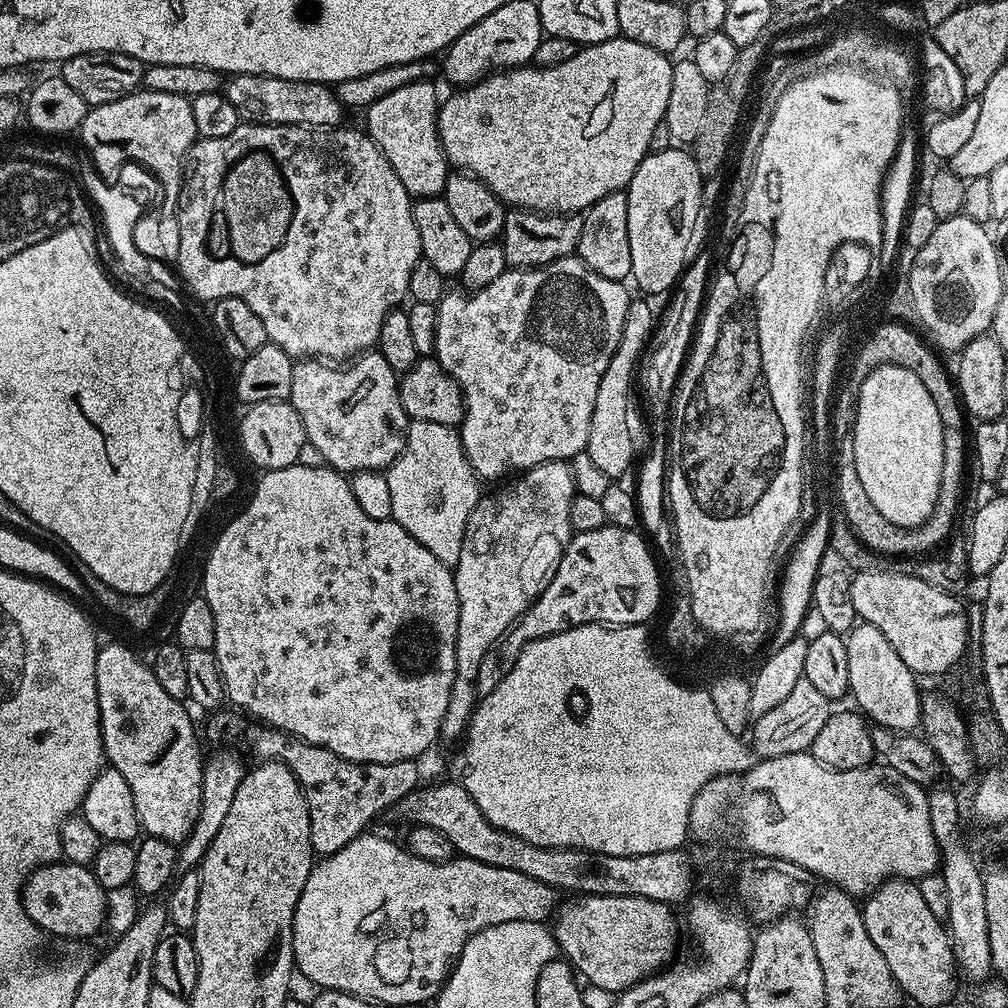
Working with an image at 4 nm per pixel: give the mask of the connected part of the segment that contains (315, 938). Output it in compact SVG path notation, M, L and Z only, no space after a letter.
M365 834L354 838L352 844L344 847L343 852L335 852L327 858L321 859L318 866L313 867L312 875L306 878L306 886L303 894L298 898L296 907L296 923L294 925L294 968L297 973L304 972L308 980L313 980L320 990L335 990L344 992L348 996L361 996L364 1000L371 1000L373 1005L380 1004L424 1004L439 996L440 989L448 981L448 974L456 965L456 957L462 954L466 942L474 938L482 930L486 930L490 924L501 924L502 922L534 922L544 924L546 918L551 917L554 912L552 908L552 896L554 889L538 882L529 876L522 876L516 870L506 870L505 868L488 868L486 862L477 860L465 860L463 858L453 858L443 860L442 863L435 864L429 860L418 860L411 852L399 850L394 844L384 844L380 836Z

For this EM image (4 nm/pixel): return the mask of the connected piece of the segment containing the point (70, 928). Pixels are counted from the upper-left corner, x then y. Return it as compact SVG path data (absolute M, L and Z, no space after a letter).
M45 866L37 868L22 889L24 912L40 925L41 933L84 940L106 924L106 890L96 882L88 866Z

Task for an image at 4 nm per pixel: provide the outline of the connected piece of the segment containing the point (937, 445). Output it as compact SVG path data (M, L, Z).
M882 365L873 370L858 388L855 419L851 425L852 460L858 470L858 482L870 498L874 510L899 528L917 528L924 524L936 508L936 499L942 495L940 479L944 465L946 429L938 416L937 407L929 391L911 369L896 365Z

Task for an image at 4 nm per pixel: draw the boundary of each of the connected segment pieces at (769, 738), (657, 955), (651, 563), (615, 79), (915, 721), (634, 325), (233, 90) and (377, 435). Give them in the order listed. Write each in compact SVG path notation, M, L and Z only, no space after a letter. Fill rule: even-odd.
M802 679L783 702L778 702L774 710L766 710L766 714L755 717L750 728L751 747L757 757L765 761L779 756L798 756L811 749L814 738L826 726L830 715L830 701L816 689L810 681Z
M580 896L569 900L554 916L556 946L559 955L594 987L619 994L673 963L680 928L669 905L629 896Z
M605 526L598 530L575 533L571 542L564 547L562 562L558 562L558 570L554 574L550 586L546 586L543 594L524 611L524 615L511 629L510 636L516 640L508 638L503 641L504 653L501 656L498 654L499 651L493 650L486 654L486 658L482 658L476 679L477 693L481 697L490 694L490 690L494 690L494 686L498 686L498 682L502 682L502 678L506 678L506 674L510 674L510 670L525 644L577 628L583 624L627 626L648 622L660 604L660 572L656 569L655 558L652 557L653 549L650 544L650 549L648 549L647 543L649 544L649 541L639 531L631 528Z
M617 38L601 44L581 47L574 54L574 58L570 58L570 62L562 62L558 66L509 68L506 72L487 76L478 84L461 87L453 91L456 93L449 100L447 97L441 103L438 114L438 134L449 165L453 169L468 173L469 176L477 176L498 199L503 200L505 205L513 209L545 214L583 213L591 208L594 202L598 202L598 198L606 198L606 194L611 192L625 191L630 178L634 178L634 170L638 170L638 166L648 155L655 128L664 122L666 106L670 102L672 65L673 61L665 53L654 50L650 46L642 46L642 42Z
M860 622L847 633L844 645L850 670L848 690L851 699L856 699L855 707L873 725L889 728L891 732L912 732L919 729L922 688L916 685L916 673L908 669L902 658L898 658L898 650L894 650L894 646L886 642L886 634L882 634L878 626Z
M633 299L626 310L626 322L622 326L622 338L618 342L618 350L614 350L614 358L610 358L610 366L606 366L606 374L602 374L602 382L598 382L598 398L594 398L594 414L590 422L587 452L594 458L594 466L602 470L609 478L620 476L628 467L638 460L636 451L644 440L644 420L636 409L638 400L638 365L648 347L654 329L658 324L658 316L644 300Z
M236 74L232 80L223 85L222 93L234 106L241 121L253 124L299 124L301 128L335 128L345 123L346 109L337 98L335 91L329 85L314 82L298 82L286 78L273 76L259 76L258 74Z
M369 350L355 357L347 366L329 366L327 363L321 362L316 358L301 359L299 362L294 363L294 379L290 386L288 400L294 406L294 410L298 410L298 418L302 418L302 426L304 427L307 443L313 444L318 450L318 454L322 454L324 464L327 467L336 469L337 472L355 474L357 472L379 472L381 470L387 470L402 454L404 443L408 437L408 425L410 421L400 401L398 373L390 366L390 362L386 362L386 358L382 358L382 354L378 350Z

